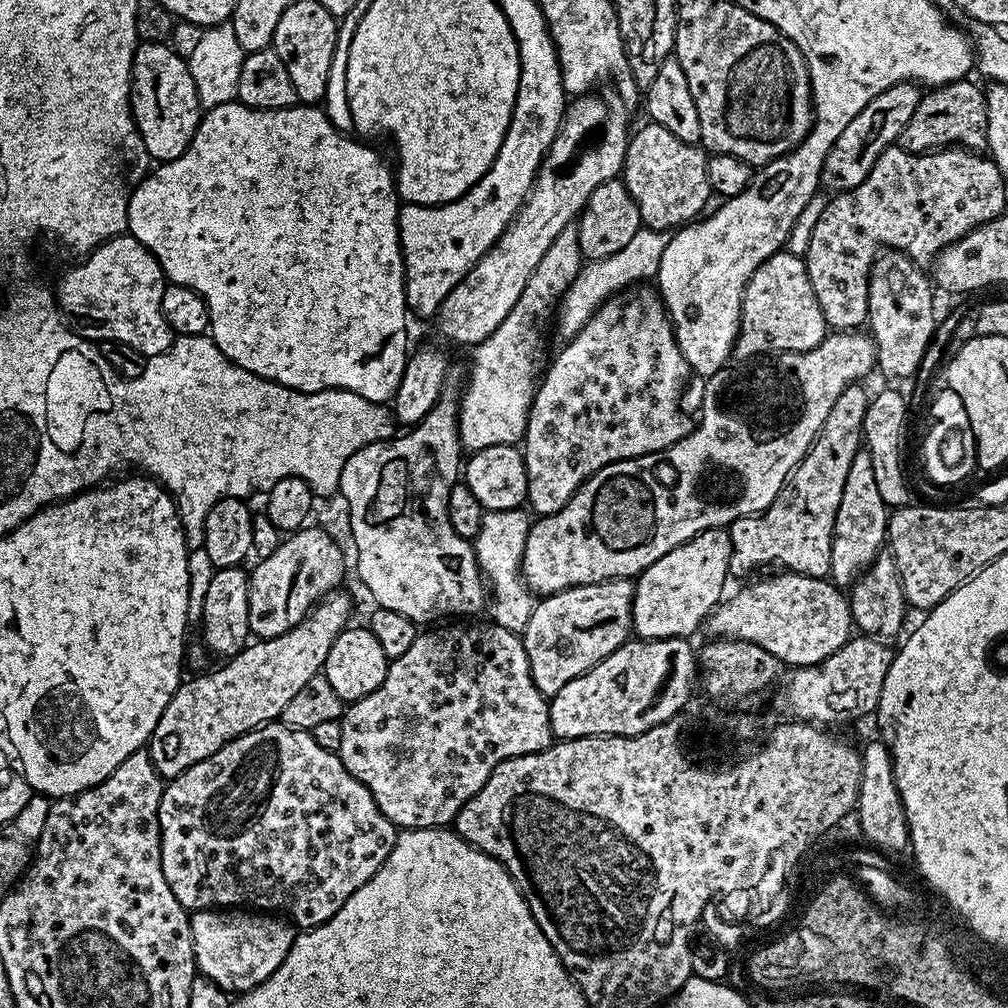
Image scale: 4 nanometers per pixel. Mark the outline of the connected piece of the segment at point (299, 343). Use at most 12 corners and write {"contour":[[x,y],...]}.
{"contour":[[320,106],[201,115],[128,232],[232,364],[395,397],[401,205]]}

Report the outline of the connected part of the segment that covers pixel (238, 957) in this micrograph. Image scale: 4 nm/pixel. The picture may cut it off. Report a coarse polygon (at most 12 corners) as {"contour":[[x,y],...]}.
{"contour":[[196,910],[197,973],[229,994],[266,982],[298,935],[256,910]]}

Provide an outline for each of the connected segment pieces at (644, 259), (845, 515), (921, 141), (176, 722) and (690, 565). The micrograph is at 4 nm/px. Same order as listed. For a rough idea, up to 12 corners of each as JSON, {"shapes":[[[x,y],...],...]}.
{"shapes":[[[641,227],[583,263],[556,311],[564,340],[630,282],[653,279],[672,232]],[[856,452],[834,522],[833,584],[855,584],[881,553],[888,504]],[[971,79],[925,91],[899,147],[988,146],[986,92]],[[344,590],[185,679],[146,750],[162,778],[280,720],[349,627]],[[707,528],[635,577],[641,640],[691,637],[721,603],[732,540]]]}

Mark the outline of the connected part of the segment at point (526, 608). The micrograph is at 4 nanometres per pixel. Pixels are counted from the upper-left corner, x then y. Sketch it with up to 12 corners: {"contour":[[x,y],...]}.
{"contour":[[485,513],[472,542],[489,619],[522,634],[536,600],[520,571],[532,525]]}

